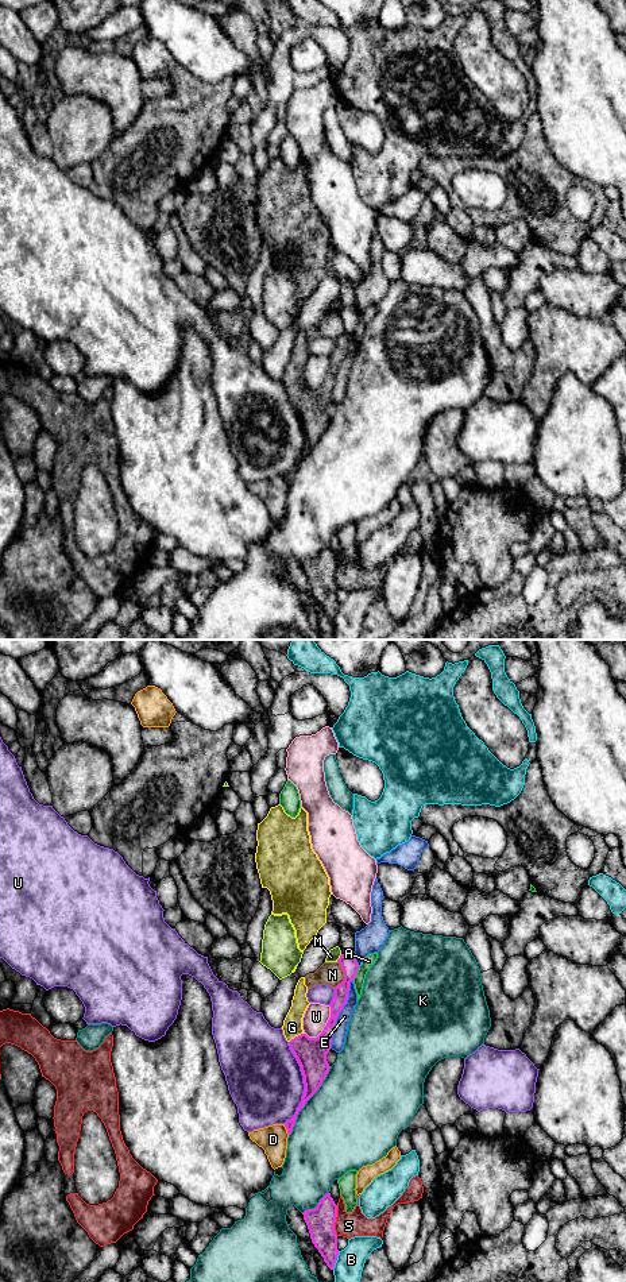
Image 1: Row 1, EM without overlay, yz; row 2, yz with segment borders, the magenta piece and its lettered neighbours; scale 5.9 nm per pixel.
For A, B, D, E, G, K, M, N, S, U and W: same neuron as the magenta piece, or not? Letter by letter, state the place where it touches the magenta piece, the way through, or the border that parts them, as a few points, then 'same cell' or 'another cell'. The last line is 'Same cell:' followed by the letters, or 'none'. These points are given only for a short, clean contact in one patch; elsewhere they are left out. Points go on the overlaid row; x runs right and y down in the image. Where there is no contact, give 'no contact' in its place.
A: yz (356, 972) | another cell
B: yz (336, 1259) | another cell
D: yz (286, 1128) | another cell
E: yz (339, 1012) | another cell
G: yz (296, 1037) | across yz (310, 1053), (296, 1037), (292, 1027) | same cell
K: yz (306, 1100) | another cell
M: yz (339, 958) | another cell
N: yz (344, 974) | another cell
S: yz (335, 1220) | another cell
U: yz (304, 1082) | another cell
W: yz (324, 1027) | another cell
Same cell: G

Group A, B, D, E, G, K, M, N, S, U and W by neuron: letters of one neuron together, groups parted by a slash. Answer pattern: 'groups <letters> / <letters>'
groups A / B / D / E / G / K / M / N / S / U / W

